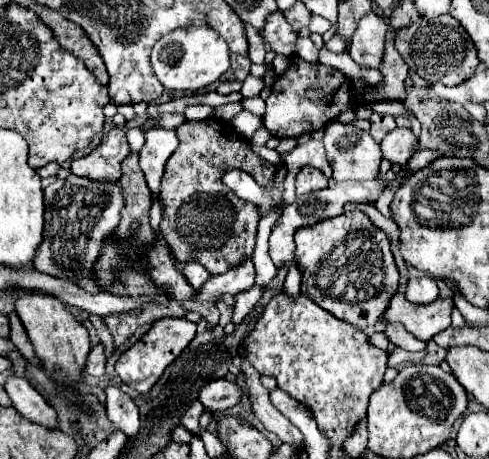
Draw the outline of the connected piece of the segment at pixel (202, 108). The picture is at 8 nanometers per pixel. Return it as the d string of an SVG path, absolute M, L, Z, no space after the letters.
M189 105L184 111L187 121L200 121L213 116L213 108L209 105Z

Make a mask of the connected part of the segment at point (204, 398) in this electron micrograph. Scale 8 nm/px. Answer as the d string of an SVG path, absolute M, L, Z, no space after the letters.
M216 379L208 385L204 385L204 389L200 389L198 399L210 411L226 411L226 409L234 407L242 395L244 395L242 389L234 381Z

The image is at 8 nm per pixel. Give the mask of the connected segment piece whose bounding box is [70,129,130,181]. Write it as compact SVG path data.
M110 129L102 143L86 157L74 159L70 171L78 177L92 181L118 181L120 179L120 163L130 153L126 133L122 129Z

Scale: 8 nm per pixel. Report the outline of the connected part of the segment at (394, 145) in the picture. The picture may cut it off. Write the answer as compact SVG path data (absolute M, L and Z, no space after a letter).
M396 127L382 139L380 145L382 145L382 155L390 163L404 165L414 155L414 149L418 149L418 137L412 133L412 129Z

